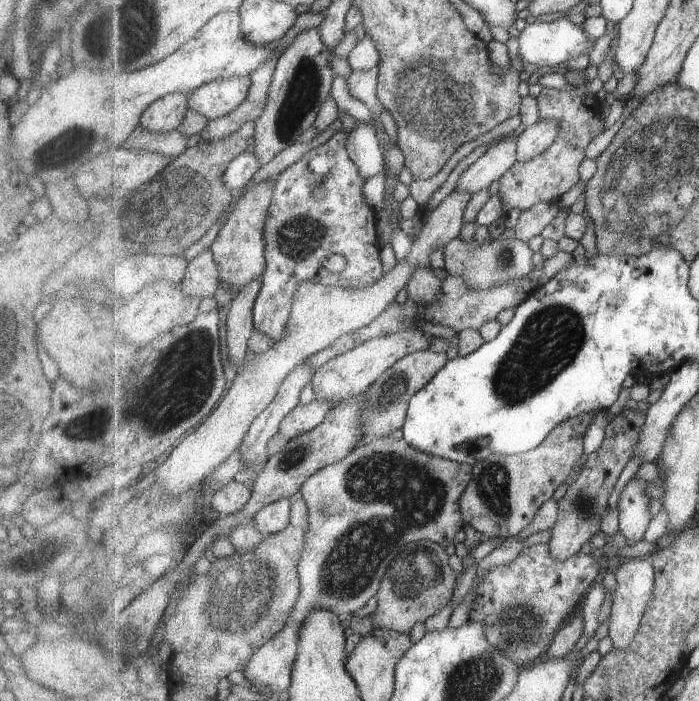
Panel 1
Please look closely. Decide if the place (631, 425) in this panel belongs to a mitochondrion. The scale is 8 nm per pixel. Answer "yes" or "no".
no

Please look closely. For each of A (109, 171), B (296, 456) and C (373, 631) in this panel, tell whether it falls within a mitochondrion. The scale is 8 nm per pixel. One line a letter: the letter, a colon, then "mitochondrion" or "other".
A: other
B: mitochondrion
C: other

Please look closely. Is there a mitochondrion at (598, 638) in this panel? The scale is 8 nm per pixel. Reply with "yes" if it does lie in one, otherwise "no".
no

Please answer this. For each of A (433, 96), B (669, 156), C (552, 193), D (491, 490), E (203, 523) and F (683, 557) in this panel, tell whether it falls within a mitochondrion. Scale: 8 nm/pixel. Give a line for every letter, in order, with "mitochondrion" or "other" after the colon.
A: mitochondrion
B: mitochondrion
C: other
D: mitochondrion
E: other
F: other

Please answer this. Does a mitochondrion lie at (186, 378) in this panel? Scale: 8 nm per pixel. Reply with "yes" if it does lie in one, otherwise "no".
yes

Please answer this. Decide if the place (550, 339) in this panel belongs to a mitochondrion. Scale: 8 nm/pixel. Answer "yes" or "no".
yes

